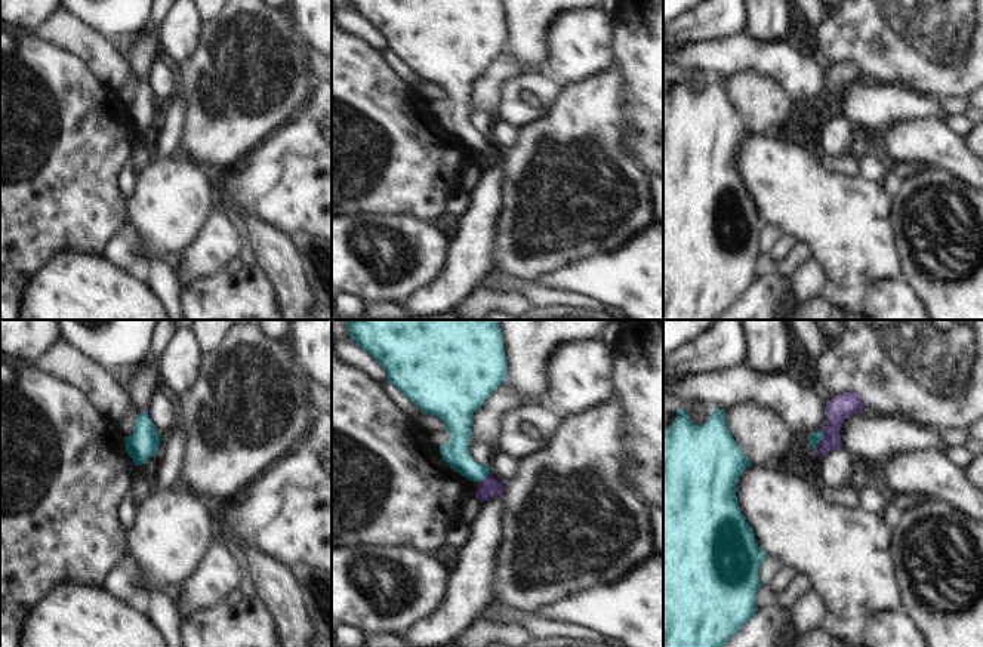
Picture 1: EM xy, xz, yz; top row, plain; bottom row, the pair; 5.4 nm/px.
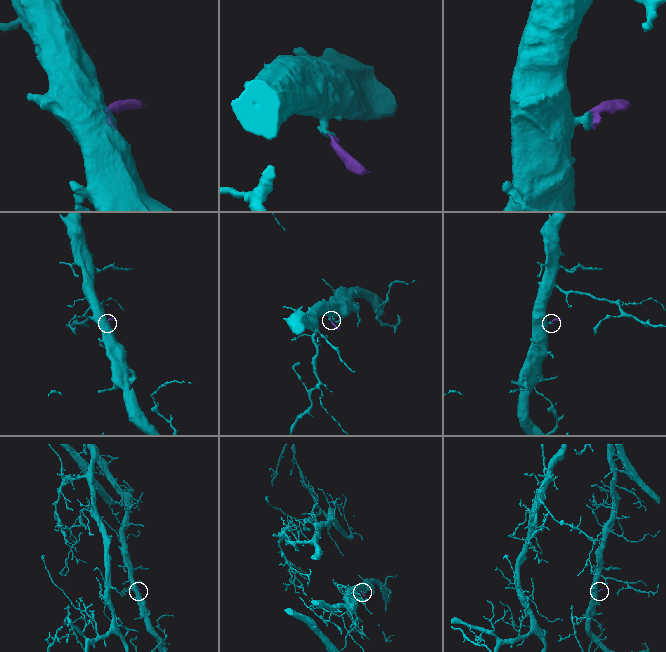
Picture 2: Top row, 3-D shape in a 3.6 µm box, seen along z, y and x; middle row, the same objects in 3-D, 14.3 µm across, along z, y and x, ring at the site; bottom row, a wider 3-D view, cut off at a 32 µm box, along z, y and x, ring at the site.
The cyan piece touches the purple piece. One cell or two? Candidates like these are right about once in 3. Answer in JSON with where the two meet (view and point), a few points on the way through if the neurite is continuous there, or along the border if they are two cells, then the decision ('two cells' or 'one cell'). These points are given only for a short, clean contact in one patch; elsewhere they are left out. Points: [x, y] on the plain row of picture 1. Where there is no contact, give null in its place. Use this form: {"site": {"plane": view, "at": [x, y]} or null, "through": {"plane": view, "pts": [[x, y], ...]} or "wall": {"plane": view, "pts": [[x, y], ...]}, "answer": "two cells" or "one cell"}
{"site": {"plane": "yz", "at": [819, 110]}, "through": {"plane": "yz", "pts": [[814, 107], [819, 110], [834, 95], [841, 74]]}, "answer": "one cell"}

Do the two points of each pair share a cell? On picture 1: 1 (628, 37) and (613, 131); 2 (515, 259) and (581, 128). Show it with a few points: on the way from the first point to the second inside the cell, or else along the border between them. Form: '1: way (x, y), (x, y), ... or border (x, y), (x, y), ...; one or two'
1: border (615, 57), (621, 71), (623, 113); two
2: way (535, 227), (569, 191), (573, 160); one

